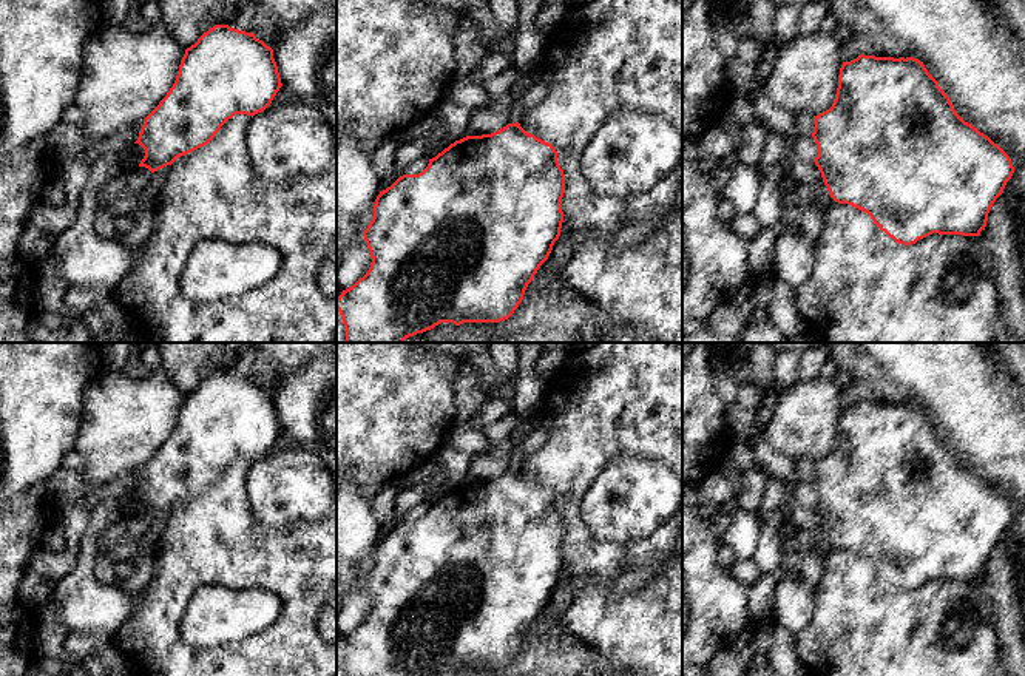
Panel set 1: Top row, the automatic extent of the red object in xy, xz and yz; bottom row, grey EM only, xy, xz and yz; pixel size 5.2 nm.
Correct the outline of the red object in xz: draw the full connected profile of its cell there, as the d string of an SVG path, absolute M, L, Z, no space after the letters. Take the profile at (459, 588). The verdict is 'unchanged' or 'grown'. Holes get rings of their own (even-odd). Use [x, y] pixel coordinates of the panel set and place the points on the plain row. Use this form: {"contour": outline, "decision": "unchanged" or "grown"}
{"contour": "M519 468L508 469L491 480L466 482L455 486L435 503L418 520L403 520L391 532L380 537L374 551L374 563L363 577L372 608L363 624L352 633L343 636L337 644L337 656L341 661L346 676L431 676L440 668L500 668L508 665L523 645L528 630L540 611L548 605L554 588L560 582L563 568L562 543L565 536L565 520L557 506L556 494L526 478Z", "decision": "unchanged"}

